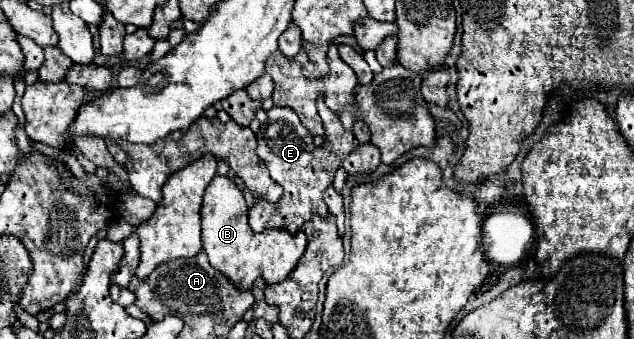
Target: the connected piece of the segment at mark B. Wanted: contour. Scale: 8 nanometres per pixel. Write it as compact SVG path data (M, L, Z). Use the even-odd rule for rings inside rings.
M215 176L203 194L201 226L203 226L203 250L209 256L213 268L217 268L237 290L251 290L257 278L263 278L269 286L281 282L295 270L297 262L305 254L307 236L297 232L295 236L285 230L265 230L255 234L247 222L247 210L243 192L229 176Z

